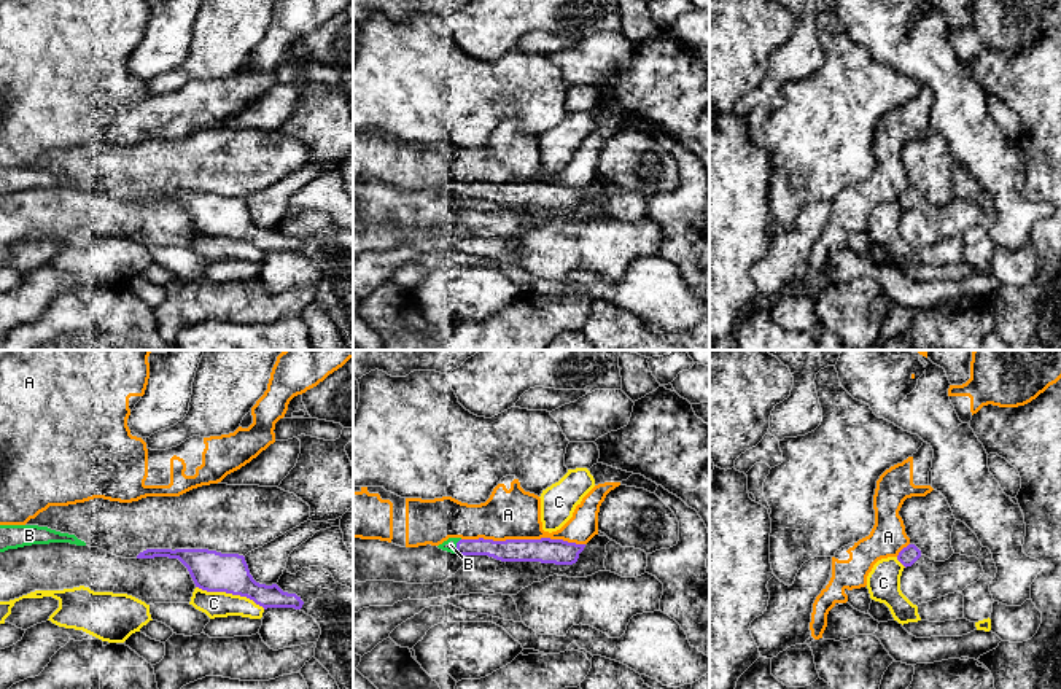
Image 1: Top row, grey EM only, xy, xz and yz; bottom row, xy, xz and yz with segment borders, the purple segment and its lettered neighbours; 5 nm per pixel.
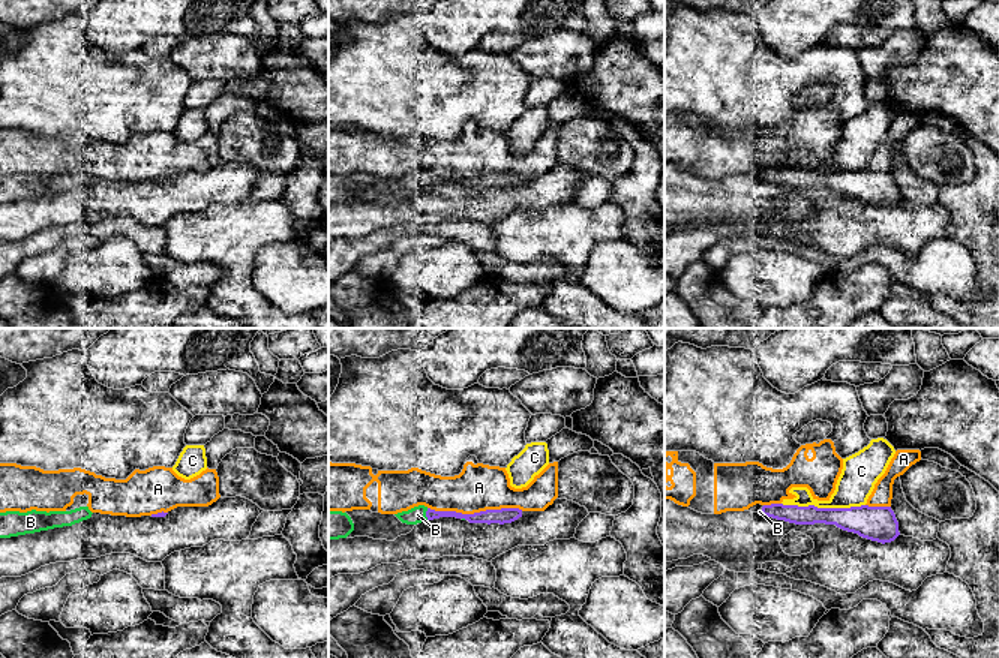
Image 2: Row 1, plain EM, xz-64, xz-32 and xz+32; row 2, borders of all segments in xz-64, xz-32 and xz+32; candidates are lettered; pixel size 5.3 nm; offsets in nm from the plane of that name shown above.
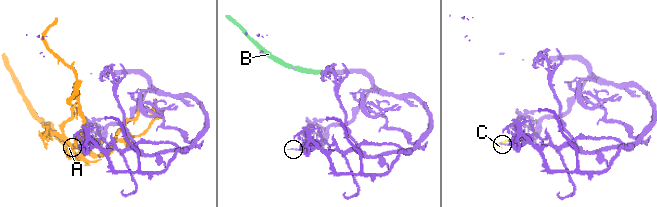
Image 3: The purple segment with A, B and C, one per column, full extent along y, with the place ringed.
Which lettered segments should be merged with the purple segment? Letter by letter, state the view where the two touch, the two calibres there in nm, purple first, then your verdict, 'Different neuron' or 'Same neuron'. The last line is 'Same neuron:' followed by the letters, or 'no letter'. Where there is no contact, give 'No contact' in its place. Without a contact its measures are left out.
A: Touches purple in xz. Thickness 130 nm (purple) against 260 nm. Different neuron
B: Touches purple in xz. Thickness 110 nm (purple) against 60 nm. Same neuron
C: Touches purple in xy. Thickness 200 nm (purple) against 130 nm. Different neuron
Same neuron: B

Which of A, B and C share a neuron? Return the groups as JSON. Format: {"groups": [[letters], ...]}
{"groups": [["A"], ["B"], ["C"]]}

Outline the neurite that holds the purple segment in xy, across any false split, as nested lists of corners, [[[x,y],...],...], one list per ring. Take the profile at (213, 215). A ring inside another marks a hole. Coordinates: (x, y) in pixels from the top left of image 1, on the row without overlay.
[[[146,193],[137,202],[178,202],[189,215],[196,231],[207,236],[226,236],[253,243],[267,251],[301,253],[304,245],[296,237],[283,236],[277,228],[259,228],[250,218],[243,199],[208,193]]]

